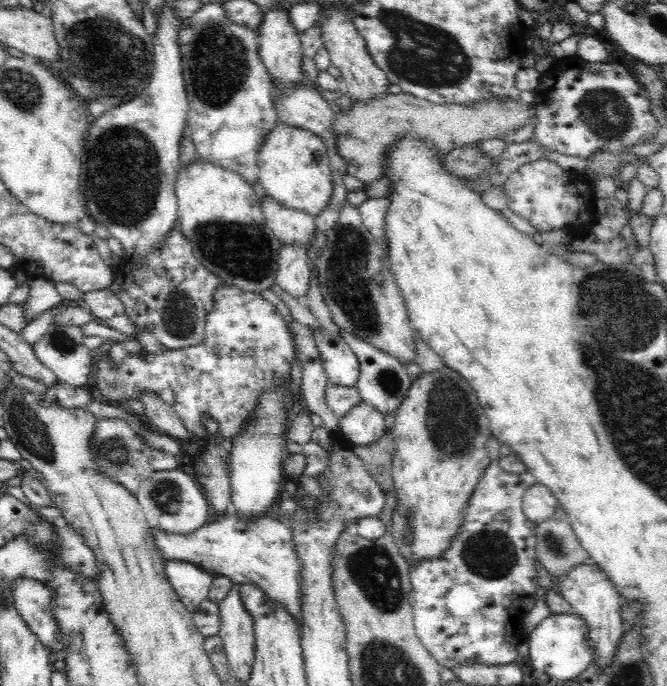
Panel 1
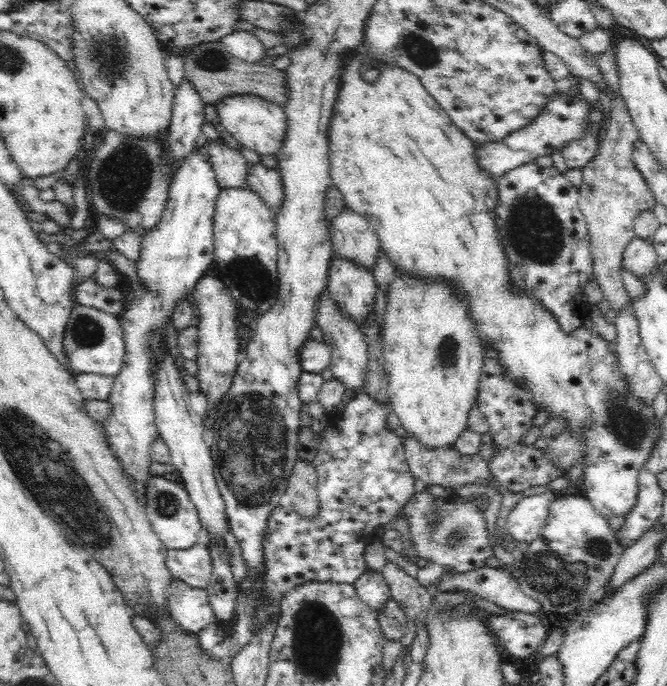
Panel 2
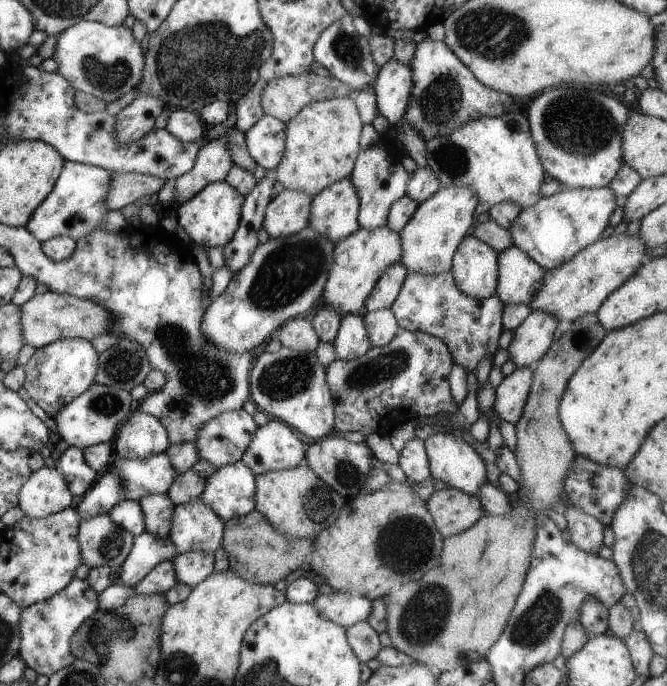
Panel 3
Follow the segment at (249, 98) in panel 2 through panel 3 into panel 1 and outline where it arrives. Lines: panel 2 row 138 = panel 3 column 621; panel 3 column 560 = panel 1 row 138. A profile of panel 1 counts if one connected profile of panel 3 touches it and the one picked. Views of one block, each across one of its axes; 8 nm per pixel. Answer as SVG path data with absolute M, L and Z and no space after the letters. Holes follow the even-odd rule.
M277 121L265 136L257 156L258 181L265 194L277 203L316 217L332 196L332 168L322 139L304 128L288 126Z

